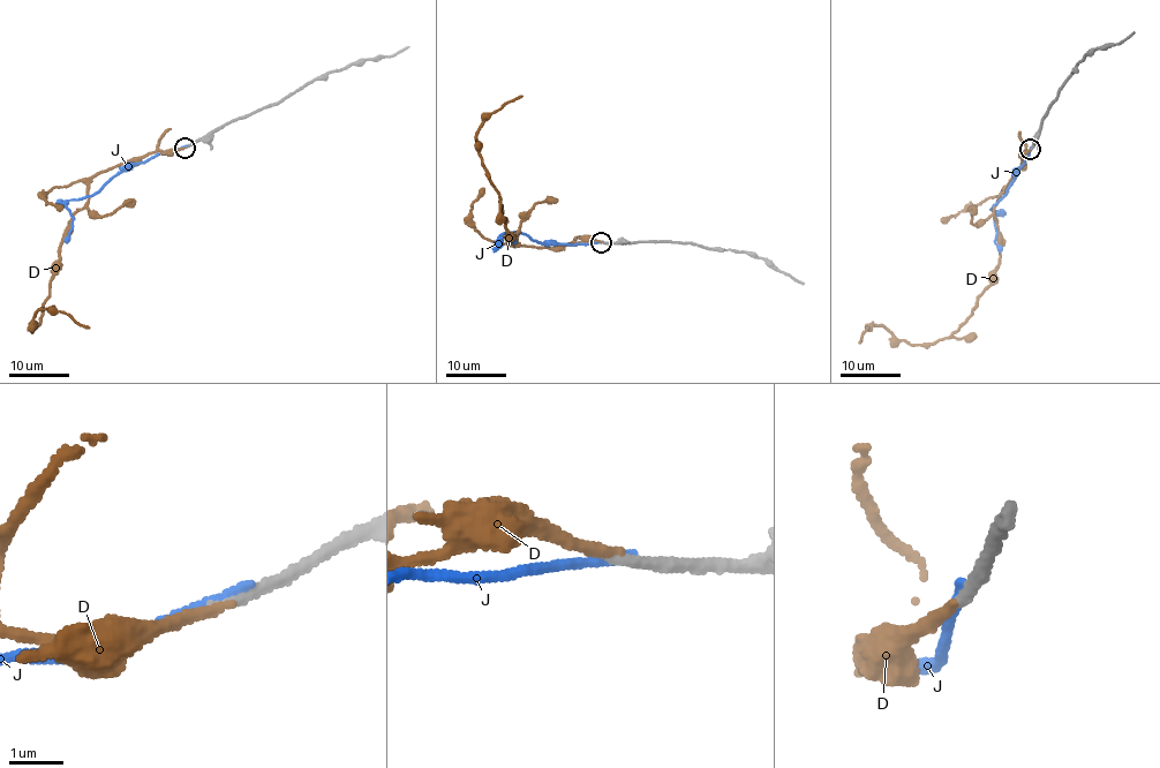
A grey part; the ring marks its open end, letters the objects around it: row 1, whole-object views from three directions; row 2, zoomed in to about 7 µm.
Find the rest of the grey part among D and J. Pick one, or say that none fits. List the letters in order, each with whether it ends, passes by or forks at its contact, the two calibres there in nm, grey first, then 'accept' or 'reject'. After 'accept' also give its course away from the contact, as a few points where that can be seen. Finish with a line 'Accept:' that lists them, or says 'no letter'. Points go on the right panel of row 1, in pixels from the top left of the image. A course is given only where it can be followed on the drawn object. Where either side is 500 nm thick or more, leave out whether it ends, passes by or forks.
D: it ends there; 200 nm thick on the grey side, 190 nm on the other; accept; it runs (1030, 149), (993, 208), (1001, 247), (995, 281), (968, 321), (928, 344), (909, 345), (872, 325), (859, 343)
J: it ends there; 240 nm thick on the grey side, 160 nm on the other; reject
Accept: D

